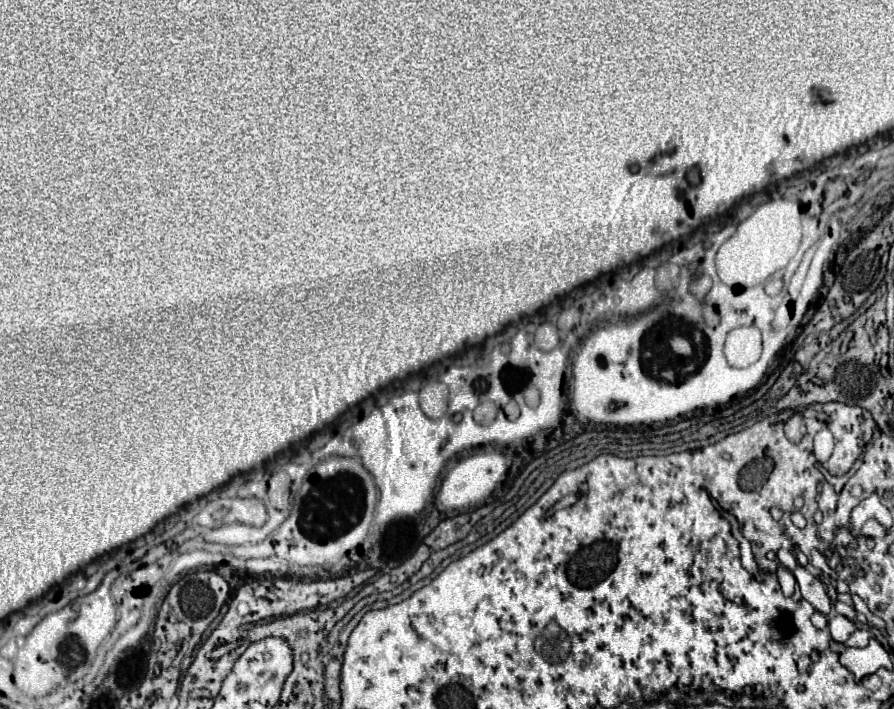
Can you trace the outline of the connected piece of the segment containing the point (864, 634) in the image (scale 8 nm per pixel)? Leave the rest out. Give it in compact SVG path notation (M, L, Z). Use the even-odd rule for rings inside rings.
M855 629L850 637L850 640L852 640L851 645L854 647L865 647L871 638L872 634L869 631Z

